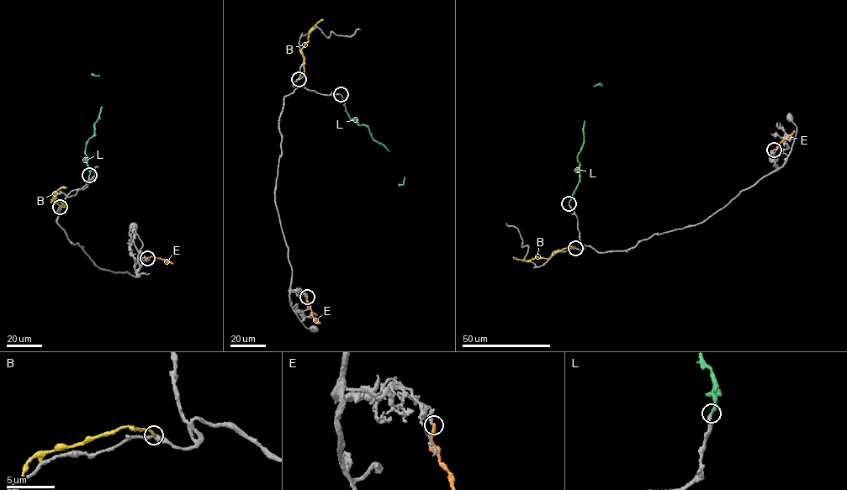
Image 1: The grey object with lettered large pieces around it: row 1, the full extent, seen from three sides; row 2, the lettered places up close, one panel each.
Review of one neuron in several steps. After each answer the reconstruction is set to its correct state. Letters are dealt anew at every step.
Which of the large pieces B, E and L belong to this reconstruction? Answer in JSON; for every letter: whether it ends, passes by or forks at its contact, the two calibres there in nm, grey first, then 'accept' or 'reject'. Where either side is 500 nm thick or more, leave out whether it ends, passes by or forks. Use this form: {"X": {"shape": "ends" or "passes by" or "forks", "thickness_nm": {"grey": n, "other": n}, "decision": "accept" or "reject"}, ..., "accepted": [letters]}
{"B": {"shape": "ends", "thickness_nm": {"grey": 320, "other": 200}, "decision": "reject"}, "E": {"shape": "ends", "thickness_nm": {"grey": 120, "other": 280}, "decision": "reject"}, "L": {"shape": "ends", "thickness_nm": {"grey": 240, "other": 240}, "decision": "accept"}, "accepted": ["L"]}

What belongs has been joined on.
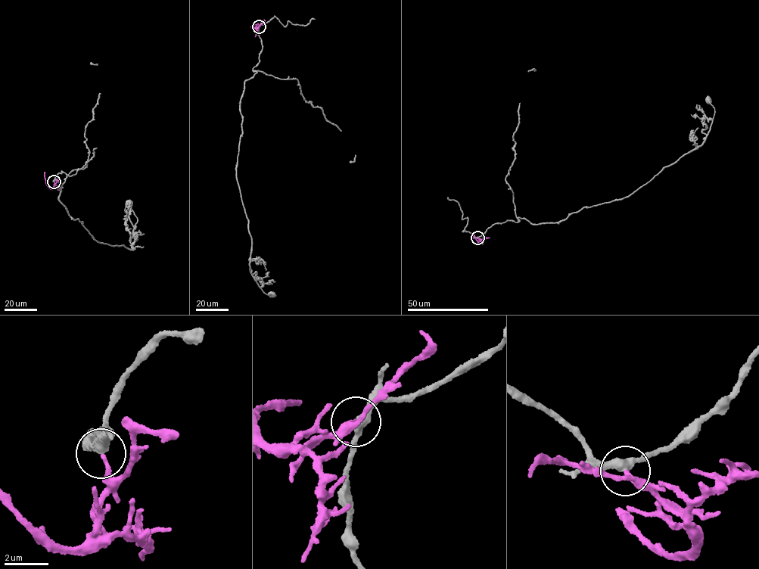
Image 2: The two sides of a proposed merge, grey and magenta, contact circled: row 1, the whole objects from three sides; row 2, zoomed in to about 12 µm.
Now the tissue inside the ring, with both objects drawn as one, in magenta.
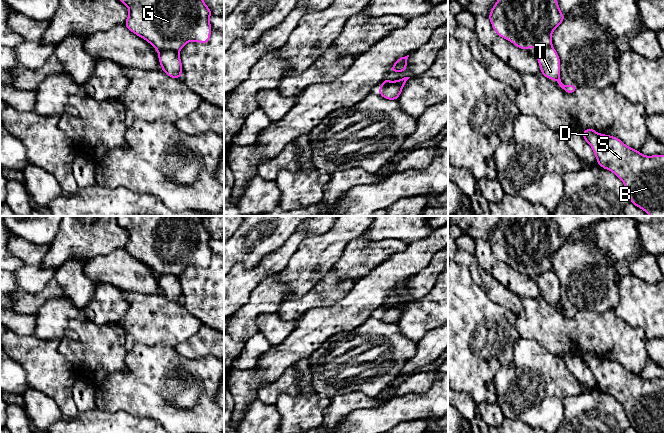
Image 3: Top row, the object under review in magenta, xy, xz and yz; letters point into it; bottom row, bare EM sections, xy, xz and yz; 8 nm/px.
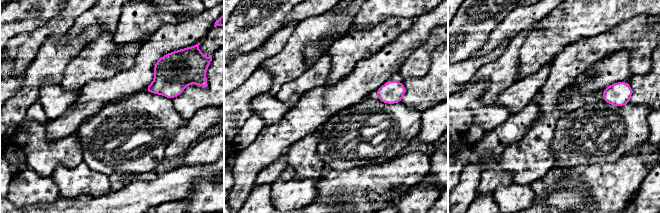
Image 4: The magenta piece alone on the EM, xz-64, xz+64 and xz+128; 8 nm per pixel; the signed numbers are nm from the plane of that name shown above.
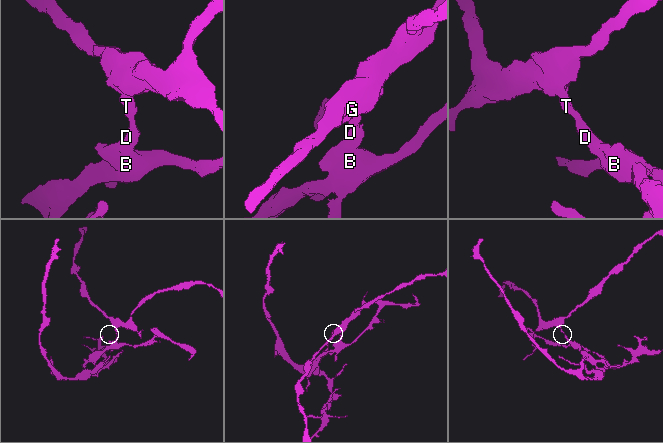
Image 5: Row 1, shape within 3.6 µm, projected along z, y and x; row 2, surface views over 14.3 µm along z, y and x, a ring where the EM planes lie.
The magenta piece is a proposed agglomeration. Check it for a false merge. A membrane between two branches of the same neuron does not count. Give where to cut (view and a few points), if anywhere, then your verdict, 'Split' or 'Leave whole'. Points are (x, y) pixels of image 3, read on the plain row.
Split along xz (381, 310), (396, 308), (401, 313). Split

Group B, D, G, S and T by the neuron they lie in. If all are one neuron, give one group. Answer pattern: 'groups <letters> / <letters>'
groups B D S T / G

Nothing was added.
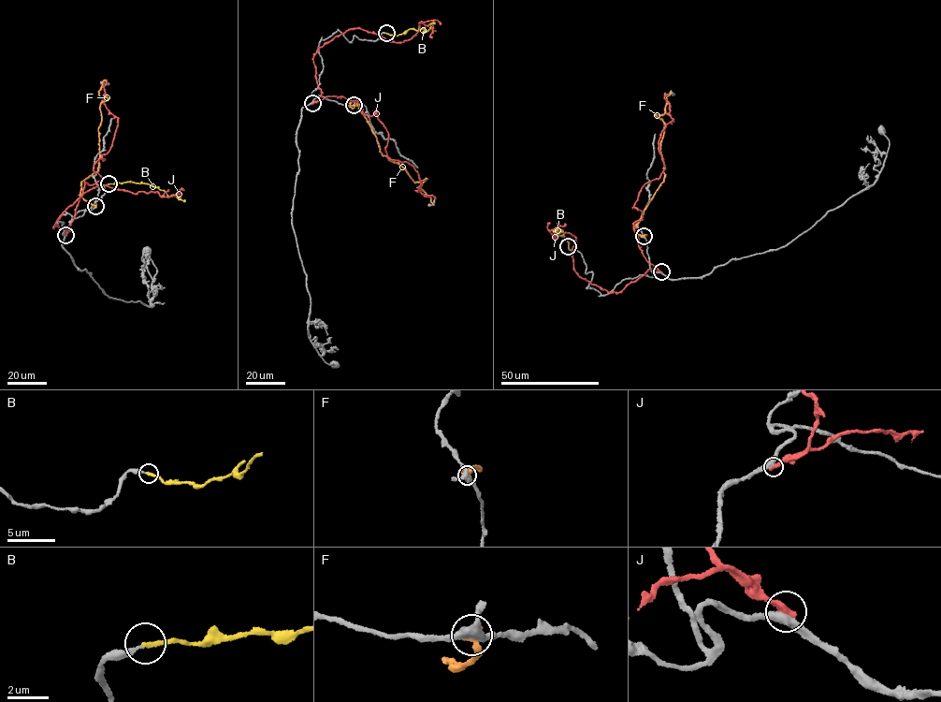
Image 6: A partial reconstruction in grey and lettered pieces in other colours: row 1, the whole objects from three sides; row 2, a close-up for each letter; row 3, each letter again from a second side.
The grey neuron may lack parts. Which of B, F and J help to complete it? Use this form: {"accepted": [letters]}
{"accepted": ["B"]}

